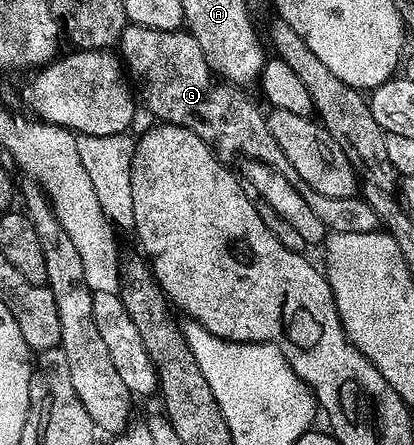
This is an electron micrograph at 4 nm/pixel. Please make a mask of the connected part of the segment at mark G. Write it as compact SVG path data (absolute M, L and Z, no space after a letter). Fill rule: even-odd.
M126 24L121 32L119 56L144 108L150 109L158 122L195 131L195 135L218 154L242 153L242 158L267 163L307 199L311 211L323 219L329 233L371 233L378 228L377 212L365 202L364 196L335 199L331 195L319 195L315 187L301 178L299 171L291 167L287 155L283 155L279 143L275 143L266 114L257 110L256 103L245 94L248 92L244 88L218 76L203 55L203 47L199 47L189 32L181 29L159 31L155 27Z

